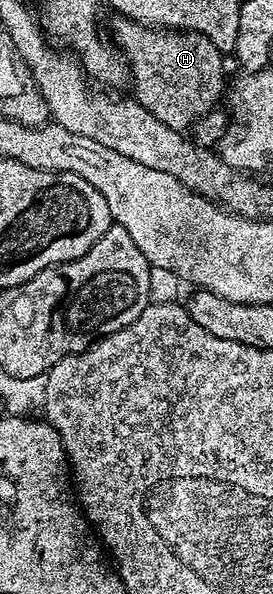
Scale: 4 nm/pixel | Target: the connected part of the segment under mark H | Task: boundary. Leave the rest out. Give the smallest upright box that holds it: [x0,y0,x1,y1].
[110,16,226,132]

